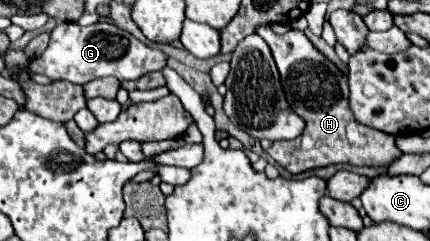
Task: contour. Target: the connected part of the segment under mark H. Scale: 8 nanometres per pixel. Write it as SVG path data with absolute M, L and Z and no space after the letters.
M257 26L255 32L269 44L281 74L285 98L297 116L303 118L305 130L295 140L279 140L267 148L267 154L281 164L289 174L323 168L329 164L355 164L355 166L383 166L401 156L395 148L395 138L371 126L363 126L349 110L349 84L347 76L329 62L301 30L275 34L271 26Z

